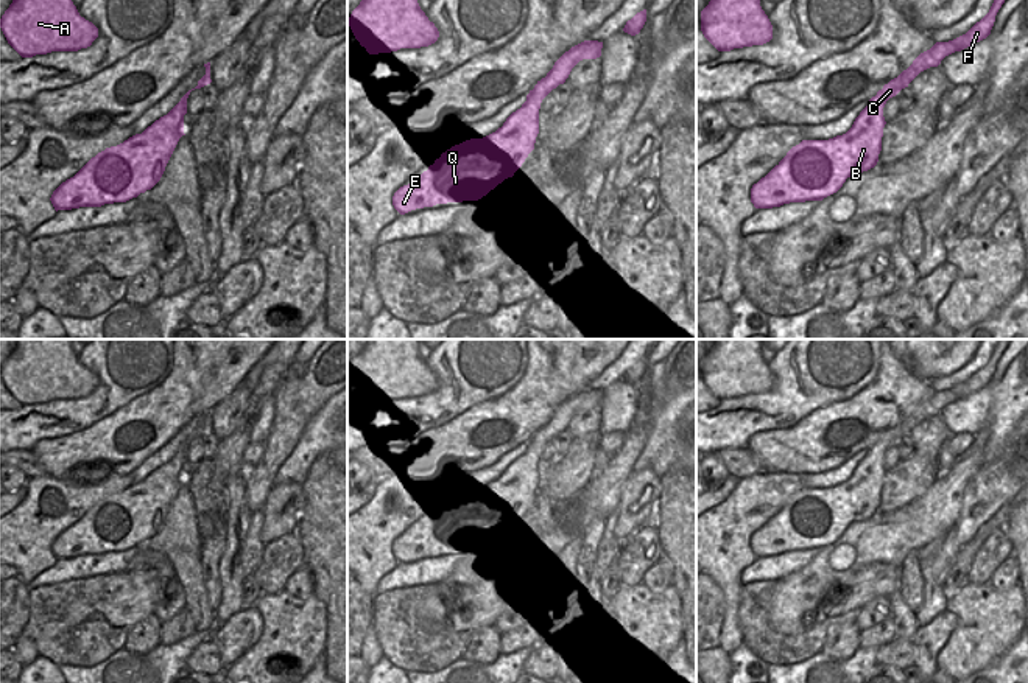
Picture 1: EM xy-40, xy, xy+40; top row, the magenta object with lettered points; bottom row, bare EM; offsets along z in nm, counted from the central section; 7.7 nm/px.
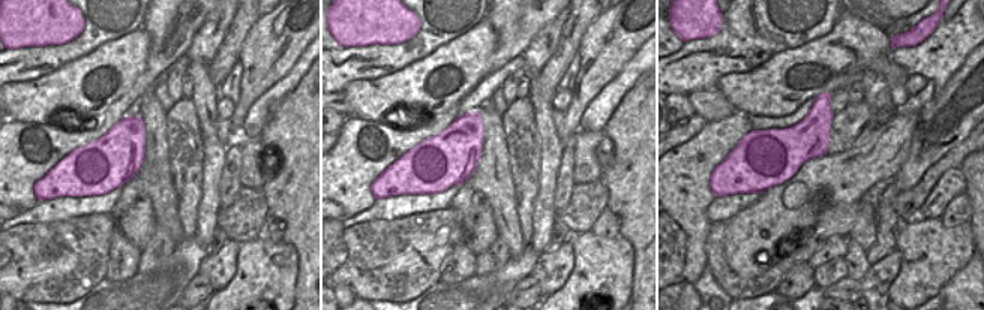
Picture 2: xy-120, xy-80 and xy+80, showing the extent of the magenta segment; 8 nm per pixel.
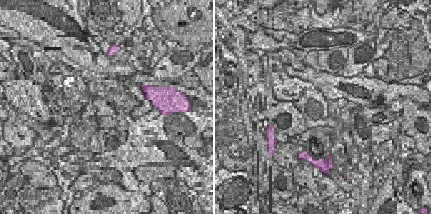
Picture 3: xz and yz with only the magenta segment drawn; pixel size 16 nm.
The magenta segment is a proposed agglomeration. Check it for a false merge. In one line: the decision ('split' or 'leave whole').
leave whole

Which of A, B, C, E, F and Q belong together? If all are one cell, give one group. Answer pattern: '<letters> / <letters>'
A B C E F Q

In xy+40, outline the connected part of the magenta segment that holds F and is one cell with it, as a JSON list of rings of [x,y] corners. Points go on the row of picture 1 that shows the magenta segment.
[[[994,0],[989,12],[966,34],[936,42],[921,53],[897,78],[877,92],[855,118],[852,128],[829,140],[802,140],[751,188],[755,208],[773,208],[790,202],[822,201],[836,193],[847,177],[874,168],[882,151],[883,107],[924,70],[986,39],[1005,0]]]

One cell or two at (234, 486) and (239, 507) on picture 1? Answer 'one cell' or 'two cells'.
one cell

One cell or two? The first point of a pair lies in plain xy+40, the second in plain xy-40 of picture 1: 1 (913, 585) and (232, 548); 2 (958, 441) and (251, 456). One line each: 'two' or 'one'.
1: two
2: one

